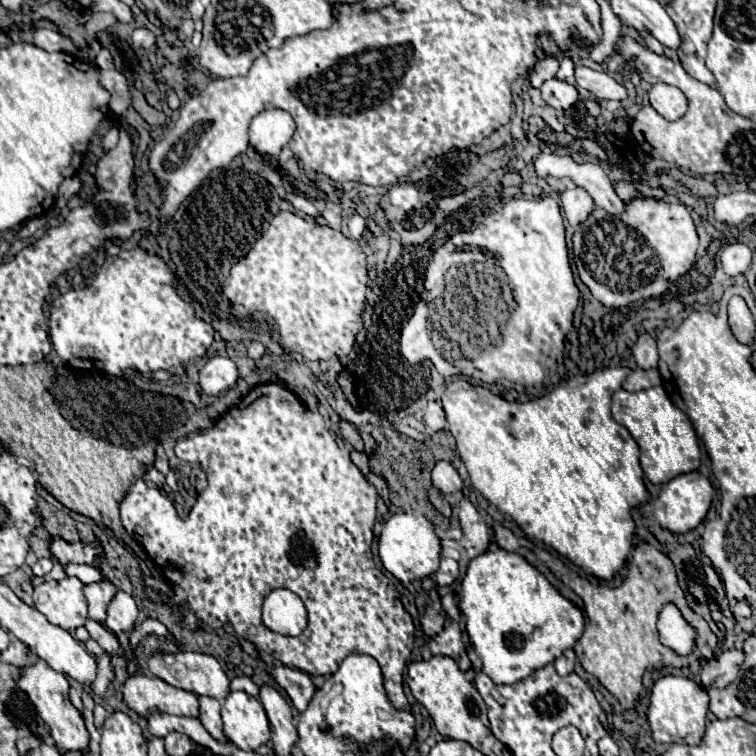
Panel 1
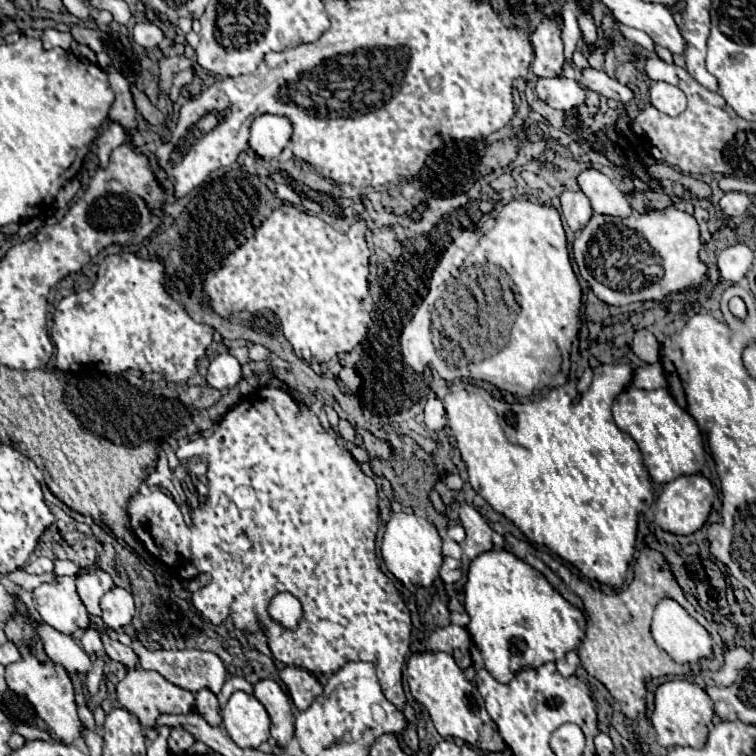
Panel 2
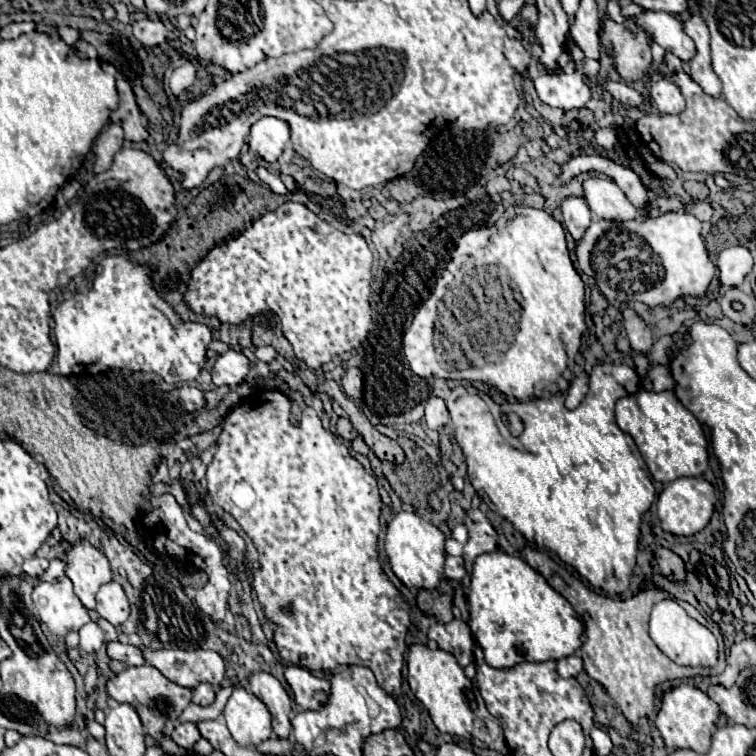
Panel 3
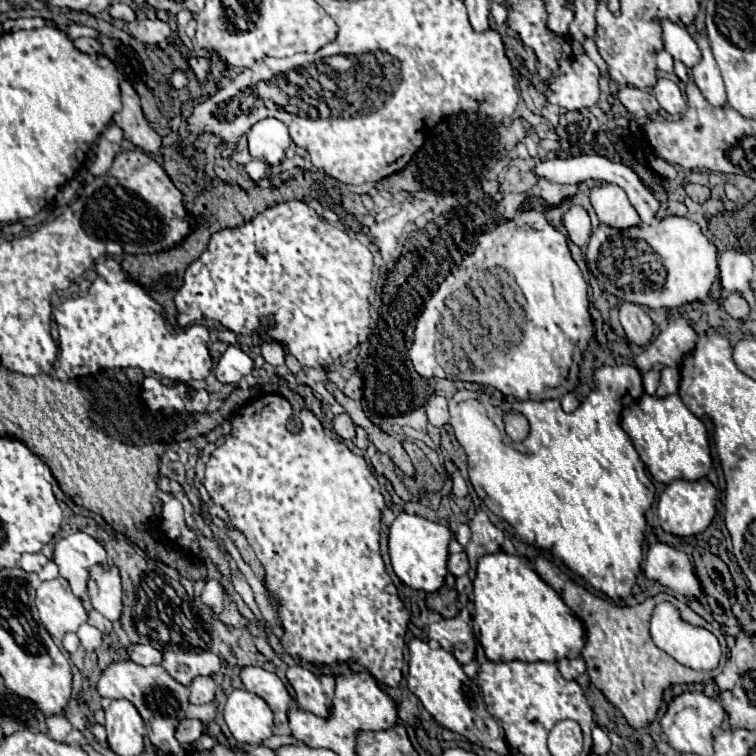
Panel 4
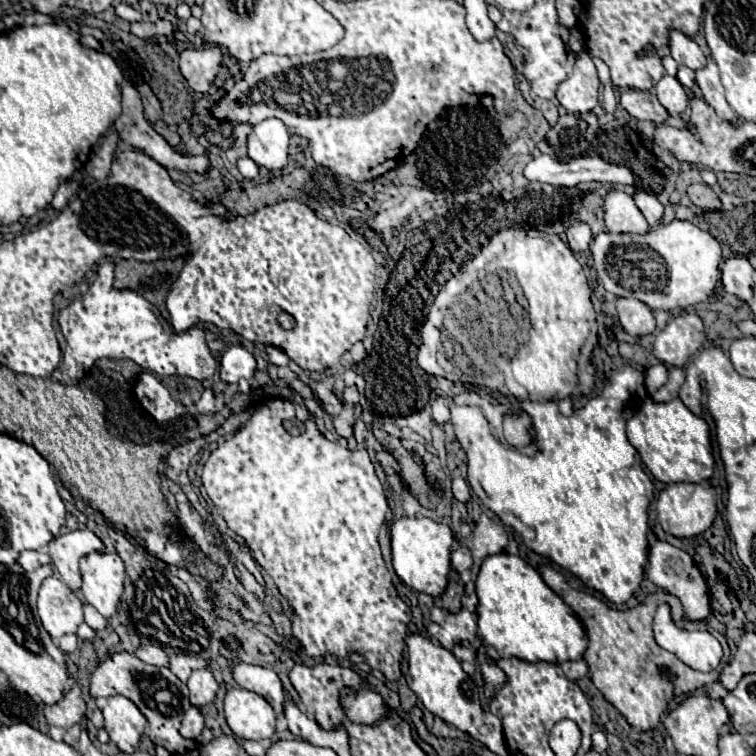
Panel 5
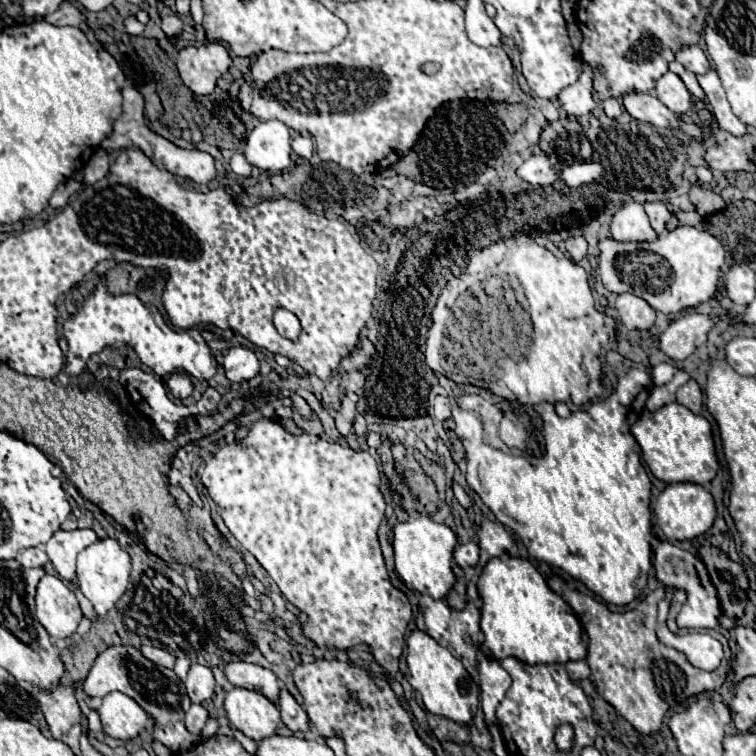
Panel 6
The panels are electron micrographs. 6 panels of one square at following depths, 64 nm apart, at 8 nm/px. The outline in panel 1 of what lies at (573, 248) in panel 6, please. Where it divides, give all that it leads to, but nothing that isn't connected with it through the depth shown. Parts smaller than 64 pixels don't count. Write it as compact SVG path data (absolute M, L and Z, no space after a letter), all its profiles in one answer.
M572 188L572 190L562 192L560 206L562 206L562 212L568 218L570 226L574 226L574 228L580 226L590 216L590 212L594 210L592 198L582 188Z

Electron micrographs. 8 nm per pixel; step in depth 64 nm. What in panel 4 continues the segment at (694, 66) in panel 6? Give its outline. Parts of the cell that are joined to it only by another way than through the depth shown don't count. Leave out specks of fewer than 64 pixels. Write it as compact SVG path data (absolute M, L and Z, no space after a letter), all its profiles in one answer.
M662 20L662 30L664 30L662 36L664 48L670 52L674 60L682 60L688 68L700 62L700 48L684 26L674 24L670 20Z

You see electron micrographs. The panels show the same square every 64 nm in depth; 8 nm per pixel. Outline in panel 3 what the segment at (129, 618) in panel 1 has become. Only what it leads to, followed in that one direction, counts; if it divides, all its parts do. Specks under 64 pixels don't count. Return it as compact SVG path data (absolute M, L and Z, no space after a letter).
M116 580L100 586L96 594L96 612L114 626L120 626L128 618L130 602Z

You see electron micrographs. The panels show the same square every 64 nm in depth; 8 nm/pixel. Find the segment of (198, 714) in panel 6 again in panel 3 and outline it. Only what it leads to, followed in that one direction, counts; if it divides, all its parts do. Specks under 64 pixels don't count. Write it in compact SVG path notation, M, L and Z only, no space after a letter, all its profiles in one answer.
M184 722L184 724L178 724L174 728L172 740L182 748L192 748L200 740L200 732L198 732L194 722Z

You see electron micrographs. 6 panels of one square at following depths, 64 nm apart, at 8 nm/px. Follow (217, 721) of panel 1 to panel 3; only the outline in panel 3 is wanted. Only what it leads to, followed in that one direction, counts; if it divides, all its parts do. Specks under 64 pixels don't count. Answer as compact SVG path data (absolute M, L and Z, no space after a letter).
M198 684L196 688L192 688L192 702L200 704L200 706L208 706L214 702L214 688L212 684Z

